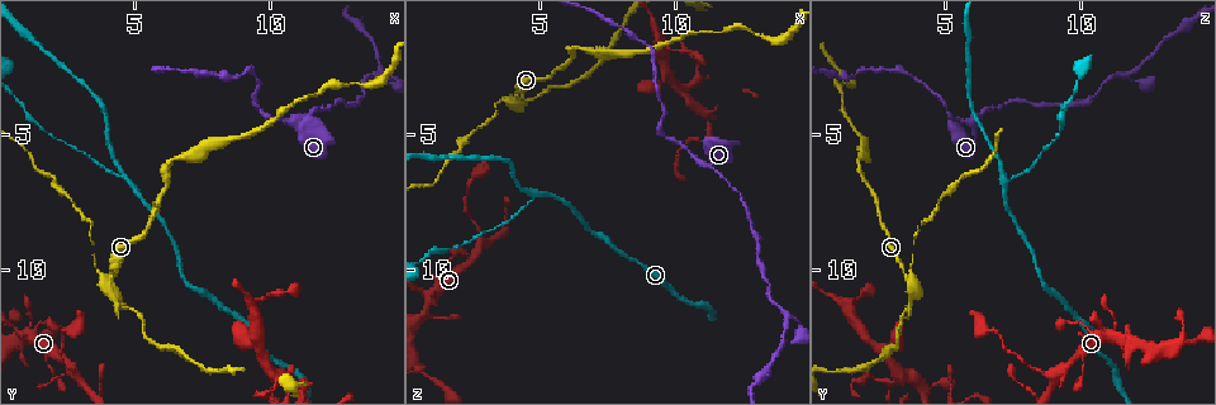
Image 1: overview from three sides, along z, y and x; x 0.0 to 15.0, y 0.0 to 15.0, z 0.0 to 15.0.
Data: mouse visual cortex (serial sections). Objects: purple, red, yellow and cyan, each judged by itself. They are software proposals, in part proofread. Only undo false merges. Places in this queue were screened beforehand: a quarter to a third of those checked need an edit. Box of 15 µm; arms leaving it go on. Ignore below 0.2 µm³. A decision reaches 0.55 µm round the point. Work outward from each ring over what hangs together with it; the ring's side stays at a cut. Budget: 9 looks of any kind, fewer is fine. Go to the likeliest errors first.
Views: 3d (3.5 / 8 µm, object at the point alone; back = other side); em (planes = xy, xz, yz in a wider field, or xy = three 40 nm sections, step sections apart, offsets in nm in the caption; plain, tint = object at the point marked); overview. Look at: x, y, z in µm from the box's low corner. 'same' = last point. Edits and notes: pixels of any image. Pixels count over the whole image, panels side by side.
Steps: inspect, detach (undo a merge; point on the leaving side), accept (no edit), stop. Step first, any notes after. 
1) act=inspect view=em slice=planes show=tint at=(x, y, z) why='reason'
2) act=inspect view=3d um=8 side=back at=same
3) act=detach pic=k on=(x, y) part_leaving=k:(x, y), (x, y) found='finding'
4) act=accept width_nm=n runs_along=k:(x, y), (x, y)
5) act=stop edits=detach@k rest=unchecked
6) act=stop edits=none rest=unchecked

act=inspect view=3d um=3.5 at=(4.7, 6.7, 7.1) why='three arms meet'

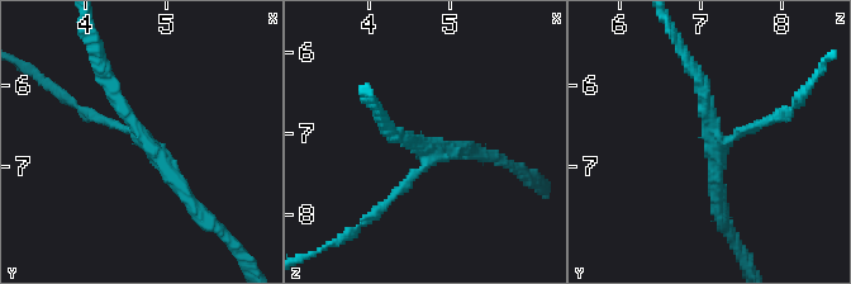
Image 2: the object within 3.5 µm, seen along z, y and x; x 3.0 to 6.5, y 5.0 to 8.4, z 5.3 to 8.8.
act=inspect view=em slice=xy step=3 show=tint at=(4.75, 6.70, 7.20) arms=3 arm_widths_nm=100,200,200

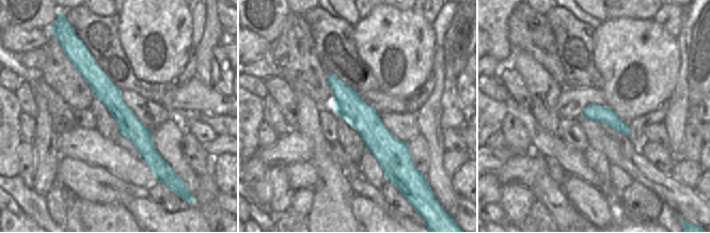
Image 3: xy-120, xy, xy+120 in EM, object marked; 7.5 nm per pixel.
act=accept runs_along=3:(77, 59), (109, 94), (160, 168) found='continuous, no second cell'

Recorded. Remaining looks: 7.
act=inspect view=3d um=3.5 at=(4.1, 10.6, 3.7) why='a fork'

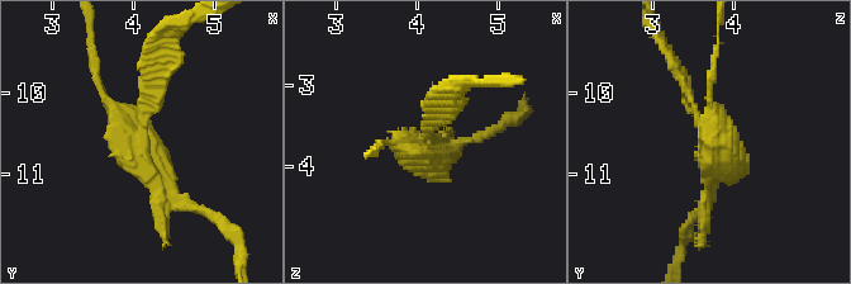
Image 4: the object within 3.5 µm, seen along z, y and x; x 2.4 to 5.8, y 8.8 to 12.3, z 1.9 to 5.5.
act=inspect view=em slice=xy step=2 show=tint at=(4.00, 10.55, 3.70) arms=3 arm_widths_nm=100,150,150

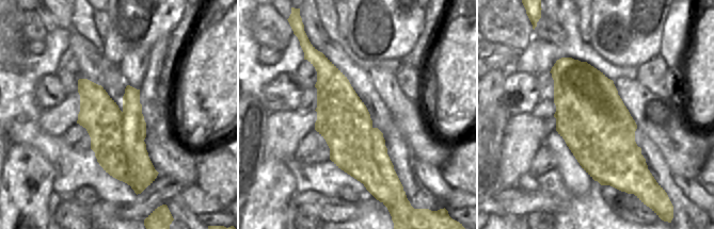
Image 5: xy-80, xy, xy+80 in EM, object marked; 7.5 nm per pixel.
act=detach pic=4 on=(497, 128) border=5:(121, 112), (145, 187) found='two cells meet here'

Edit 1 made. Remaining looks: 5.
act=inspect view=overview why='see it whole again'

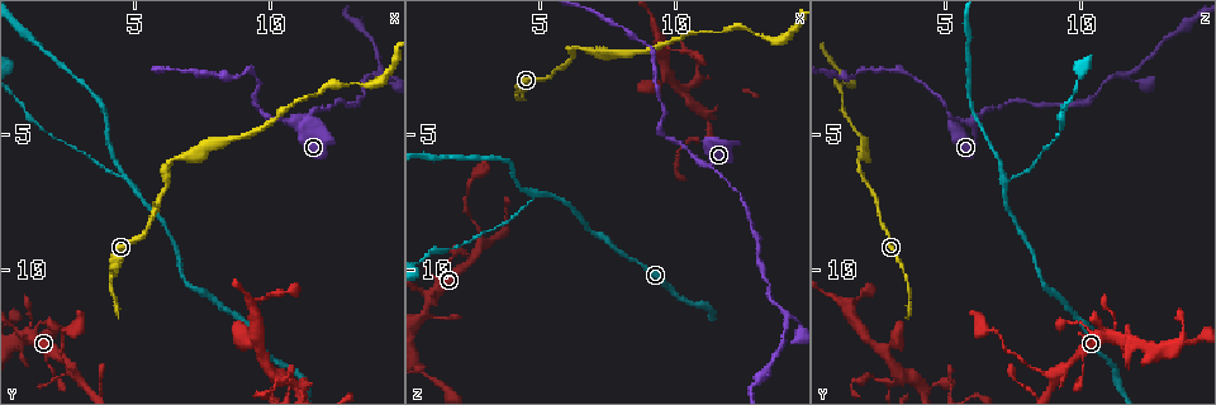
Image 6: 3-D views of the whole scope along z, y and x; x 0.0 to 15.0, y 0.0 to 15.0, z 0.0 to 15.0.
act=inspect view=3d um=8 at=(11.1, 4.6, 6.1) why='sharp bend'

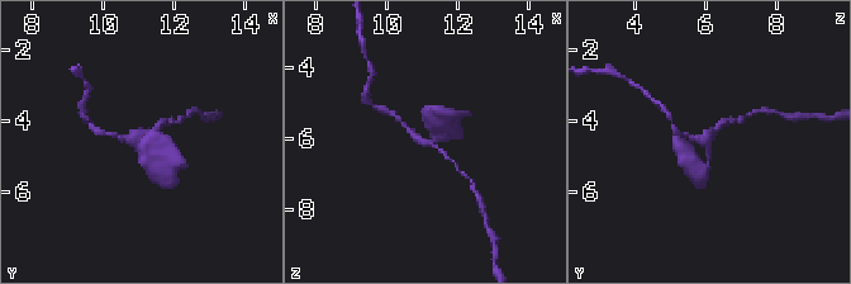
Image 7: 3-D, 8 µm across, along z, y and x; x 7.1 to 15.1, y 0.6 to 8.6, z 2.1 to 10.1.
act=inspect view=3d um=3.5 at=(11.1, 4.5, 6.1) why='closer look'

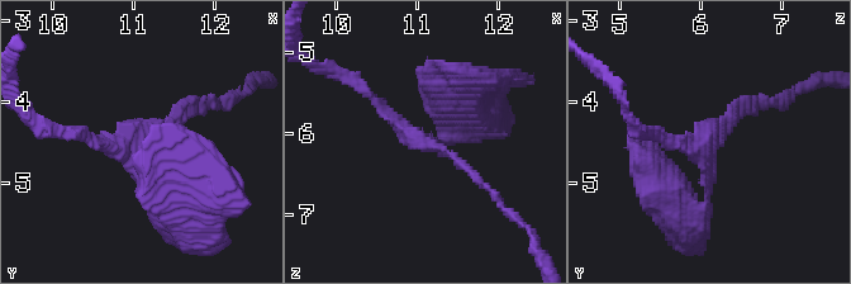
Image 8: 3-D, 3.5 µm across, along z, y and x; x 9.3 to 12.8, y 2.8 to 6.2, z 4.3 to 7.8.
act=inspect view=em slice=planes show=tint at=(11.05, 4.55, 6.10) why='shape alone is not enough'

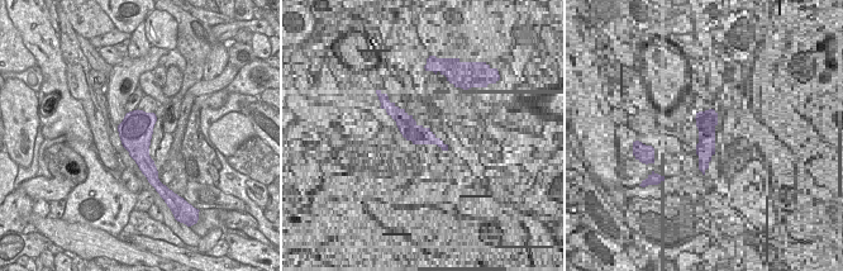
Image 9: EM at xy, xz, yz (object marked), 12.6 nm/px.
act=accept width_nm=420 runs_along=8:(693, 218), (712, 129), (751, 105) found='one cell here'

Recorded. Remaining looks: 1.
act=stop edits=detach@4 rest=unchecked

